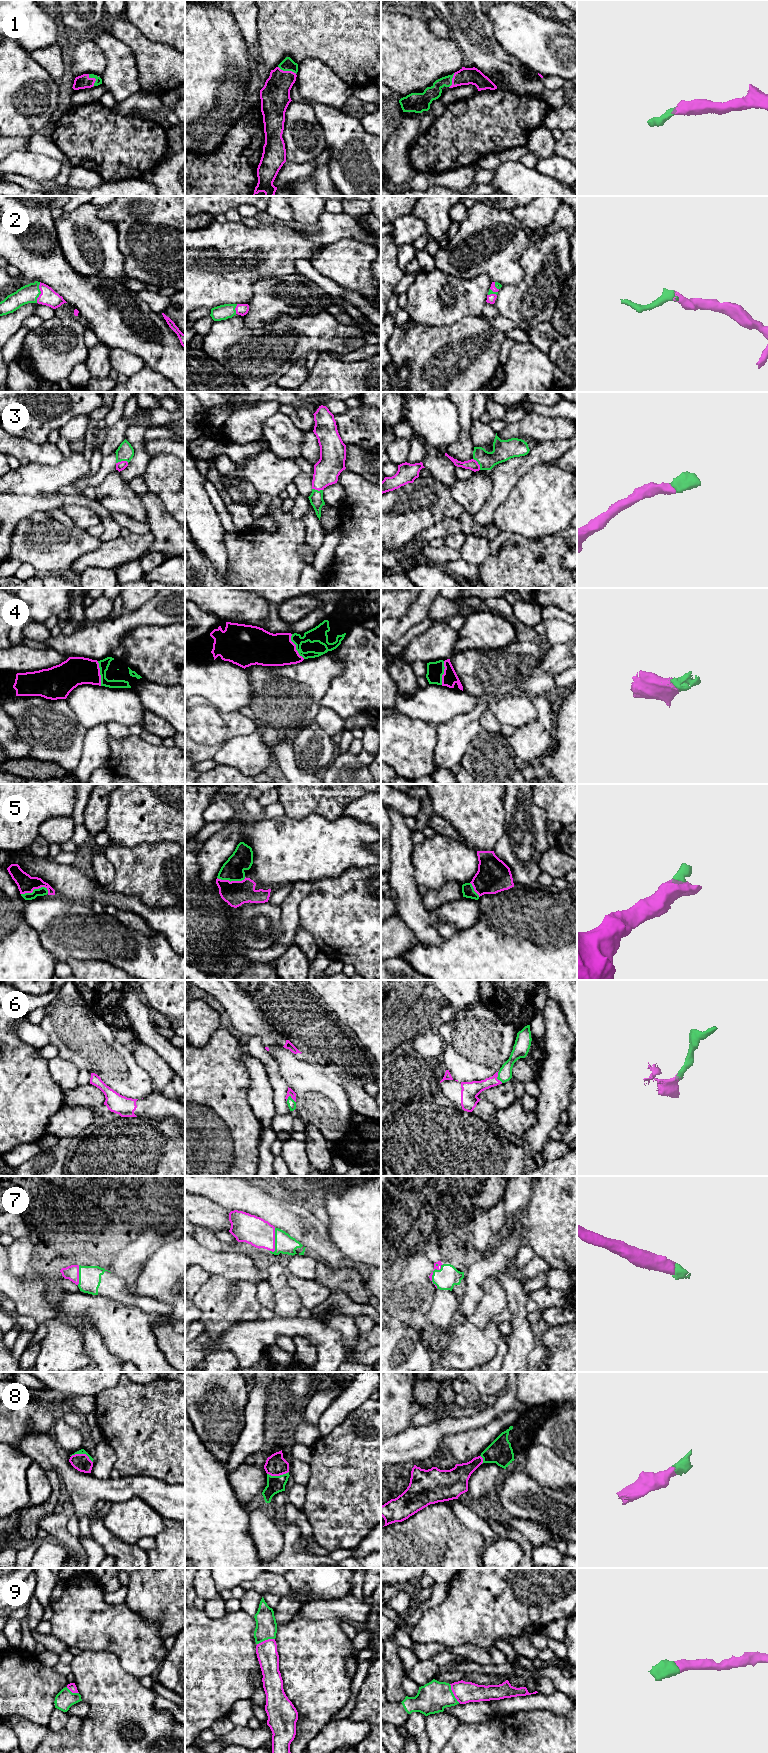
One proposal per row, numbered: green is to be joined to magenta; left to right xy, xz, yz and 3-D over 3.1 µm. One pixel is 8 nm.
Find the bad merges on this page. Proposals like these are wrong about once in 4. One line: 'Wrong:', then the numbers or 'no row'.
Wrong: no row

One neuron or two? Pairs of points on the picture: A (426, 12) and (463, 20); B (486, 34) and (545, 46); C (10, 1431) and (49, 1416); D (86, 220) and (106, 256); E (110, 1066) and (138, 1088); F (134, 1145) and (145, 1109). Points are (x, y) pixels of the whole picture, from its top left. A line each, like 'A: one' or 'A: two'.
A: two
B: two
C: one
D: one
E: one
F: two

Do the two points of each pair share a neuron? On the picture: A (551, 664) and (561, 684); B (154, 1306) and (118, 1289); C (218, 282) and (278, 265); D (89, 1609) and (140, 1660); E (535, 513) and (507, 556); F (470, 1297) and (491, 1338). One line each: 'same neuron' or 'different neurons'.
A: different neurons
B: same neuron
C: same neuron
D: same neuron
E: different neurons
F: different neurons

